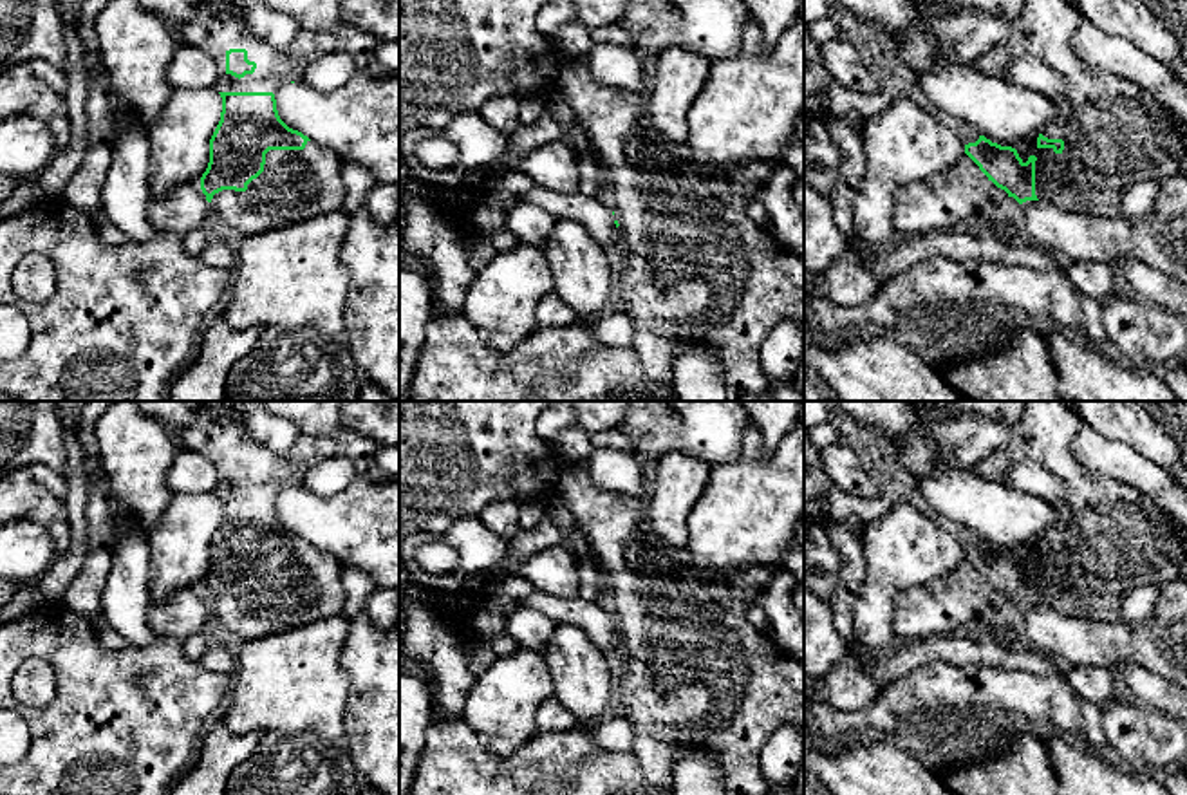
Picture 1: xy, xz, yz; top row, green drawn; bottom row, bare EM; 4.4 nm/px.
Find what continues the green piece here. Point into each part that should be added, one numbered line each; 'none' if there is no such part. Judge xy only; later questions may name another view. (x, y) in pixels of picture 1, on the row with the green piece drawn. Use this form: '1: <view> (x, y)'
1: xy (297, 185)

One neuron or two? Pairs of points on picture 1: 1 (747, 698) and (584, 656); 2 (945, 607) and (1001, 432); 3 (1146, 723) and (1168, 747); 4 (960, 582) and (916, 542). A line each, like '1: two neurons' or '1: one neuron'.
1: two neurons
2: two neurons
3: one neuron
4: two neurons

